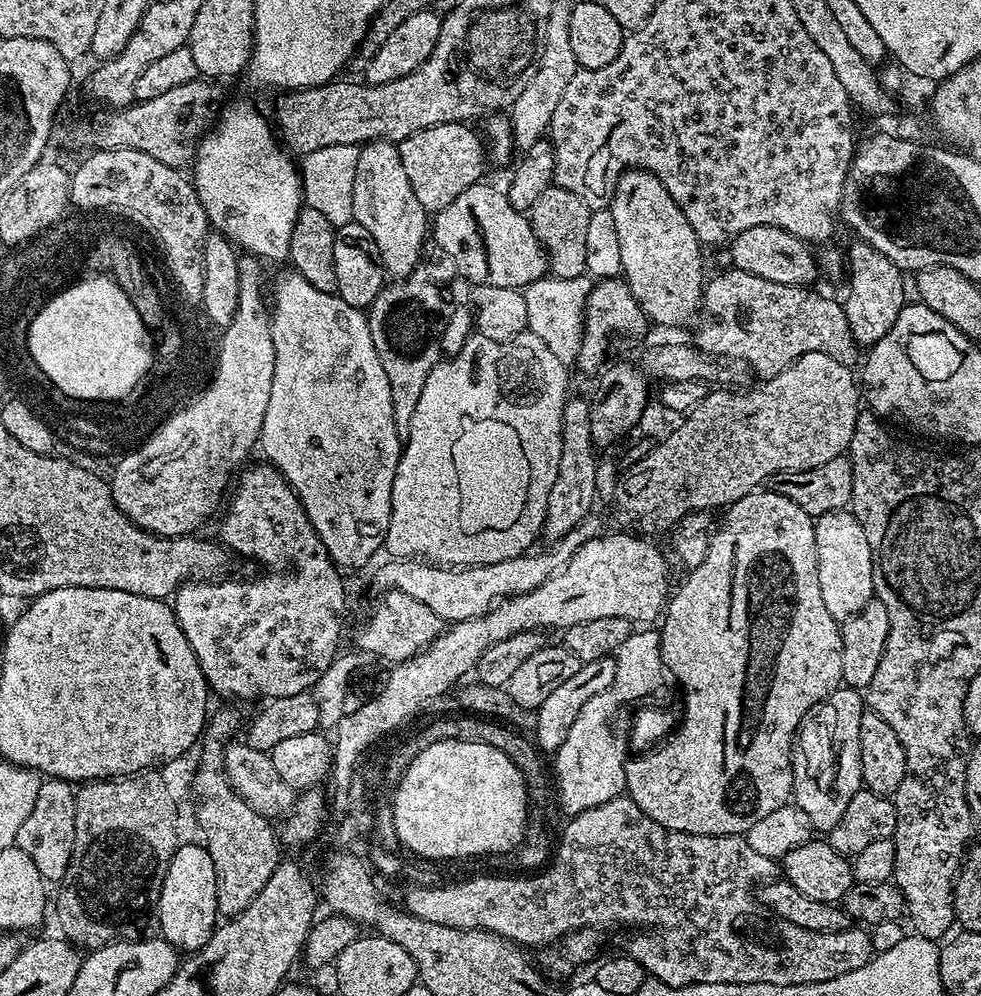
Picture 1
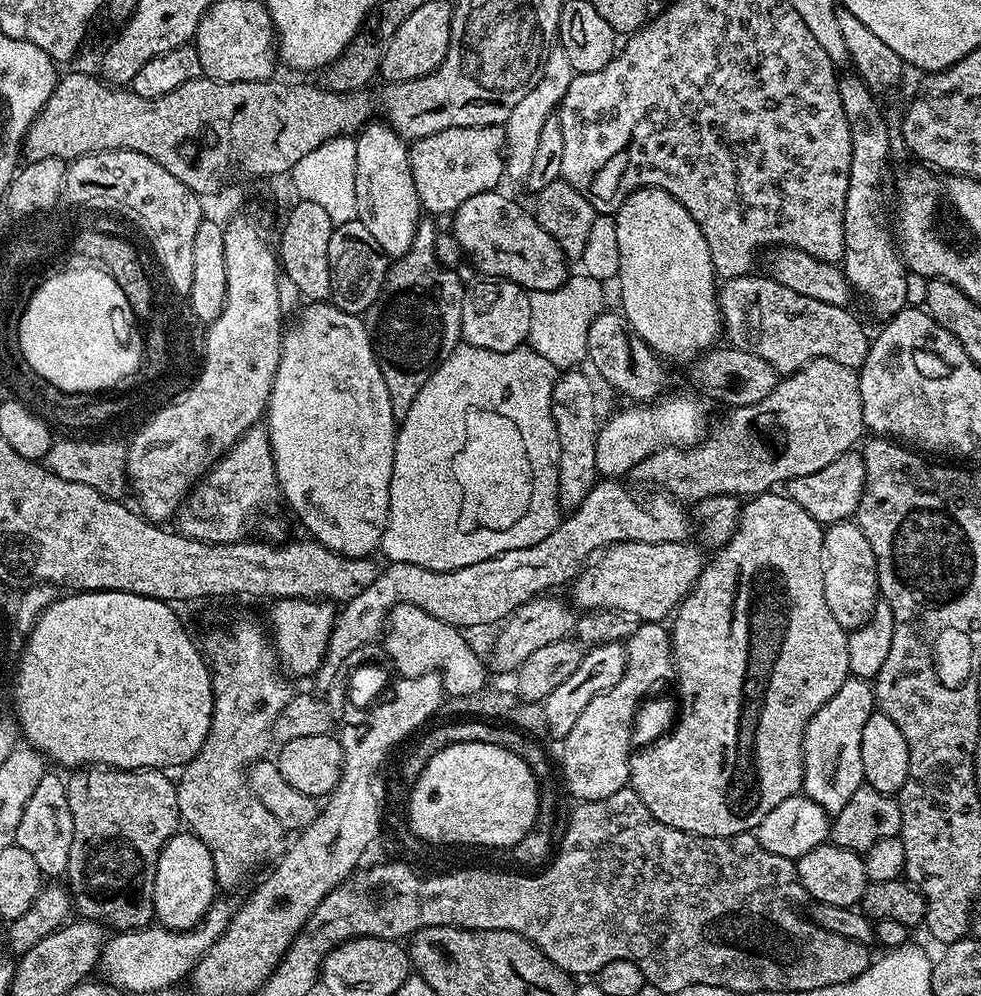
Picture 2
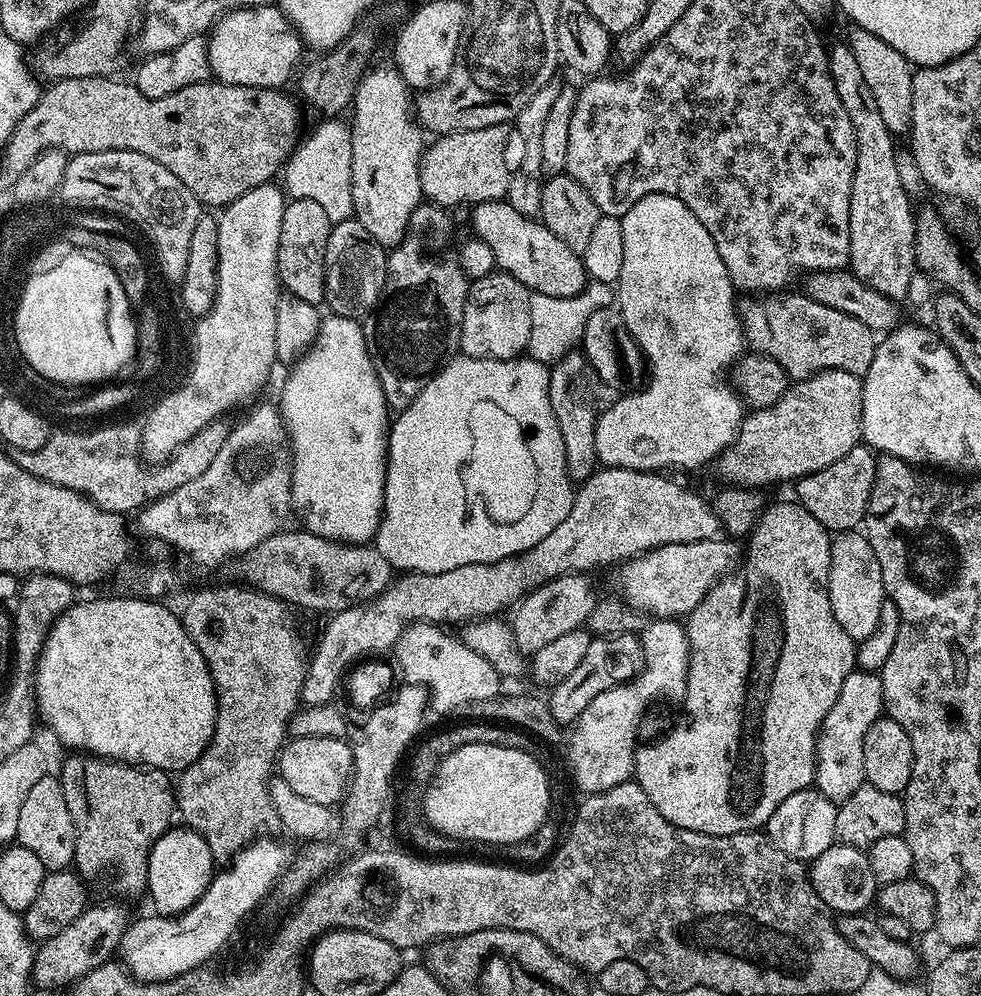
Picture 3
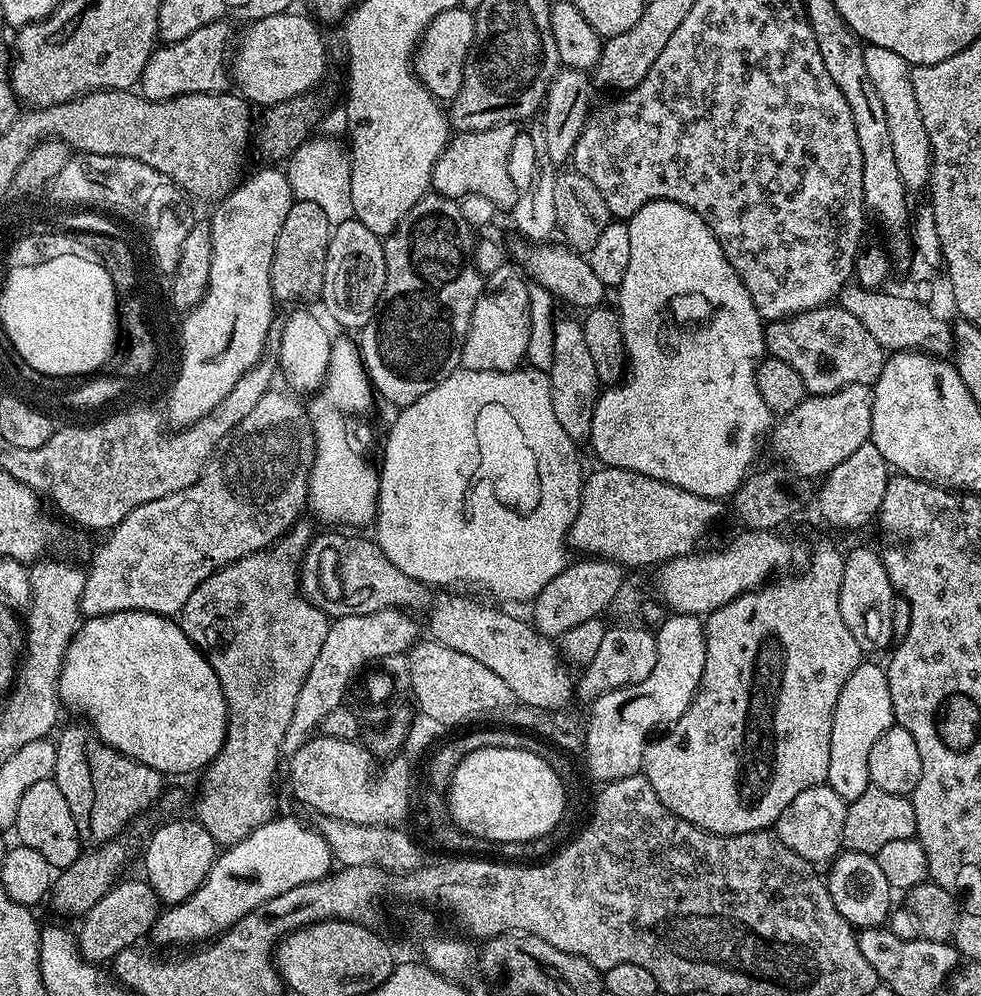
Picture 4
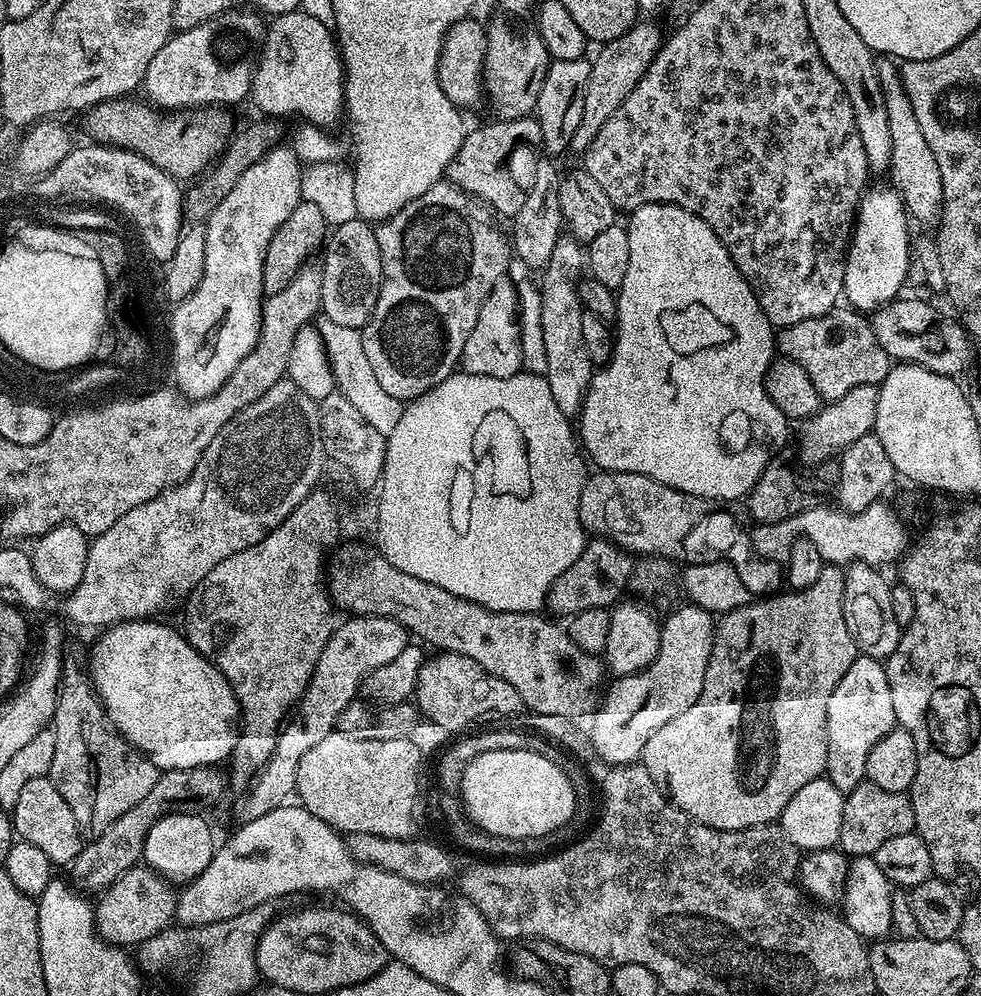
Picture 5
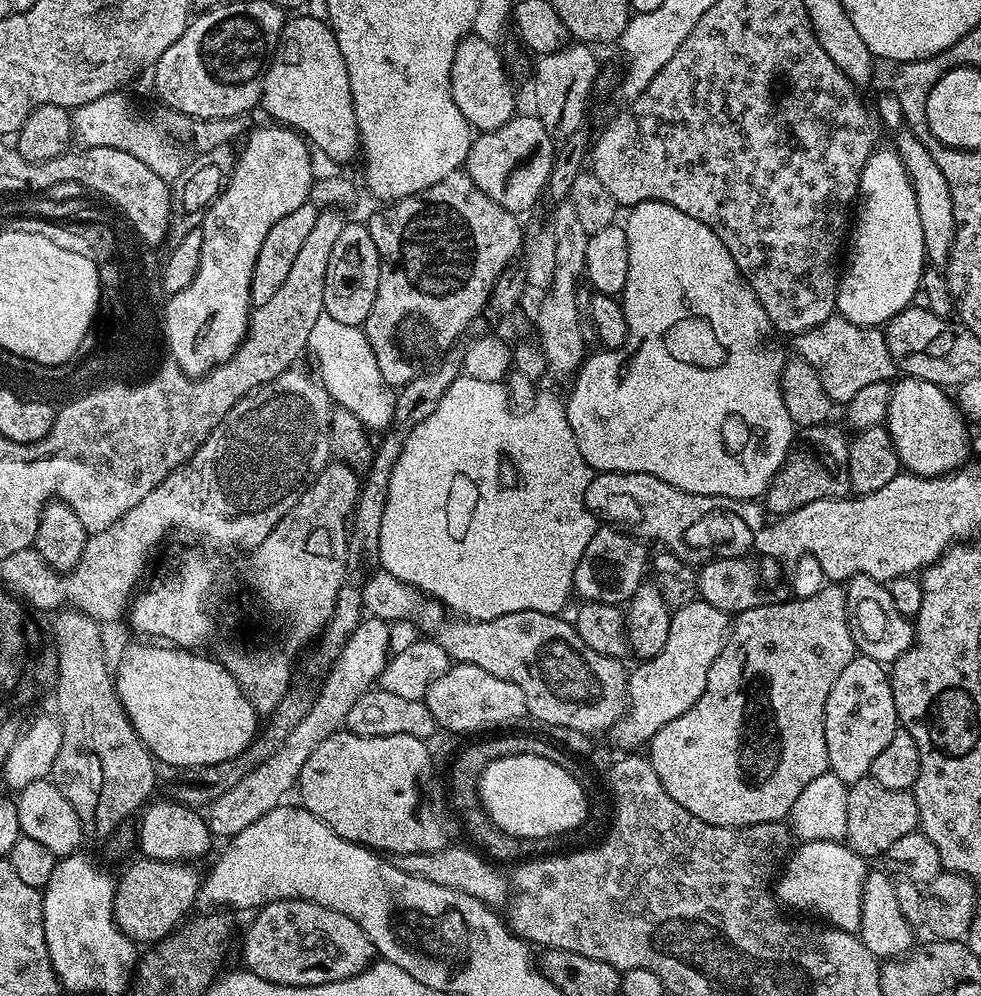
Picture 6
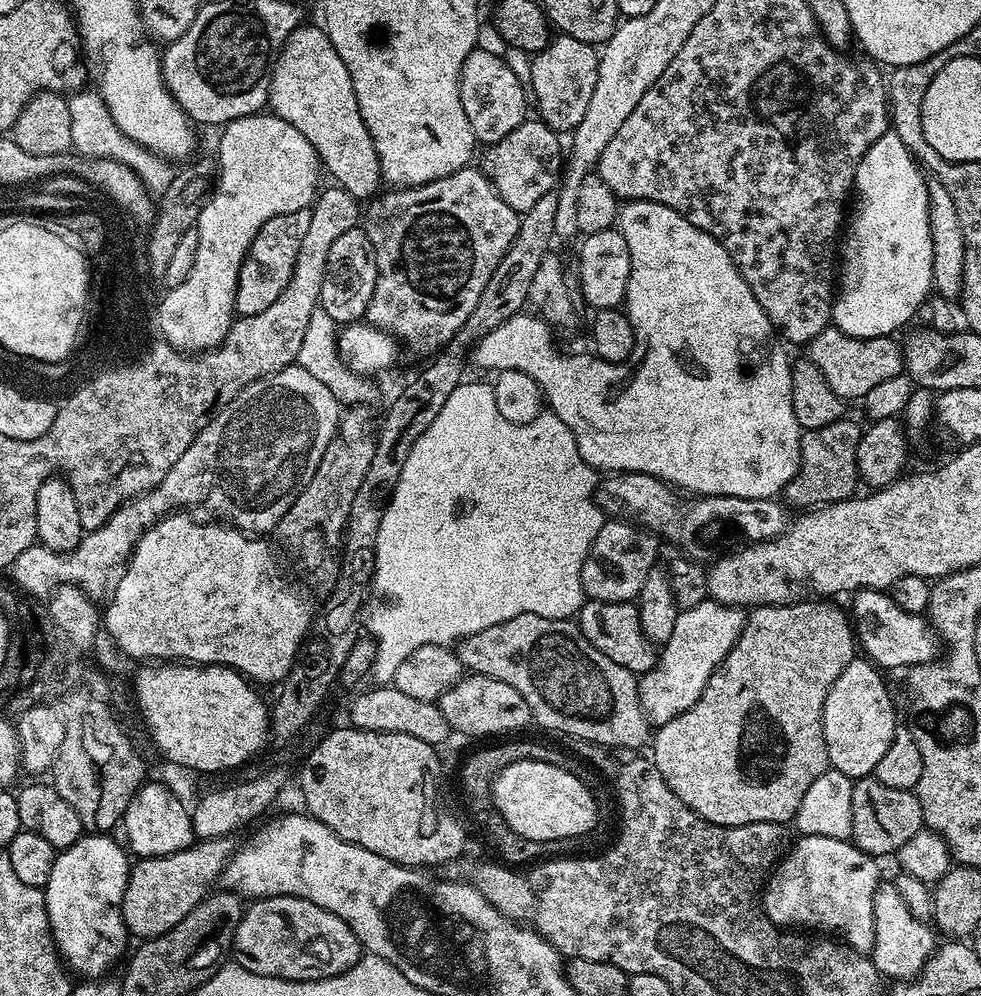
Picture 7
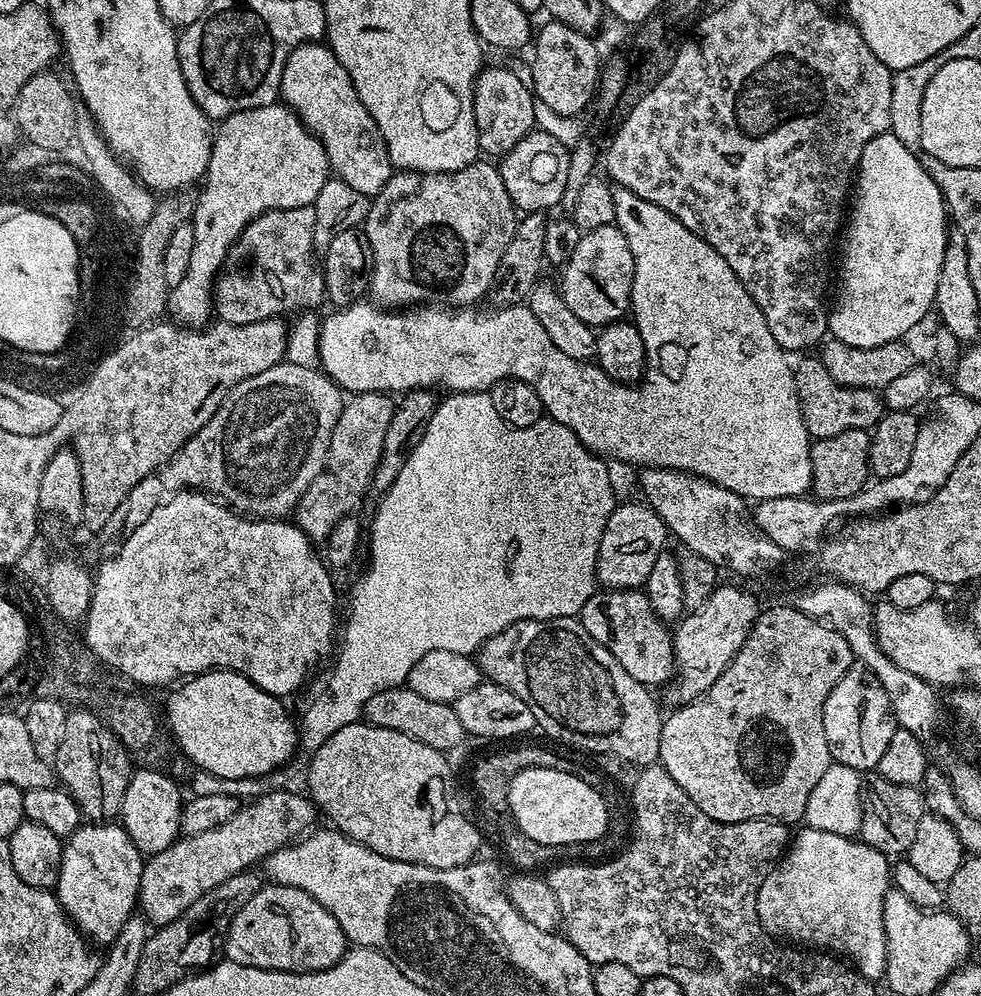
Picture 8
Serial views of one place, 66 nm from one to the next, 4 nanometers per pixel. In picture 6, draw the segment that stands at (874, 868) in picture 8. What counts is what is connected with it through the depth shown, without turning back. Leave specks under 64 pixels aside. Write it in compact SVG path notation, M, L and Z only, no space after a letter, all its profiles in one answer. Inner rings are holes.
M806 840L797 843L775 881L774 895L785 909L793 908L788 909L793 913L819 918L844 932L859 933L862 894L870 871L869 865L864 864L867 864L865 857L859 856L847 843L839 840Z

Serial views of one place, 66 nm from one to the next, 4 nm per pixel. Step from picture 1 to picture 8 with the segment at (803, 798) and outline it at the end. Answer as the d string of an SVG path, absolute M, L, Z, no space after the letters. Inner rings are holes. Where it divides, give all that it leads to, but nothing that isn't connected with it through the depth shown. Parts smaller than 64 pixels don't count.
M854 666L846 670L846 674L842 674L834 690L830 690L830 698L826 698L826 706L822 710L822 726L826 730L826 742L833 761L855 768L861 774L875 769L876 763L880 761L886 745L890 742L890 737L898 727L896 715L890 706L890 698L886 698L886 690L882 690L882 682L878 682L878 678L874 678L870 669L863 666Z

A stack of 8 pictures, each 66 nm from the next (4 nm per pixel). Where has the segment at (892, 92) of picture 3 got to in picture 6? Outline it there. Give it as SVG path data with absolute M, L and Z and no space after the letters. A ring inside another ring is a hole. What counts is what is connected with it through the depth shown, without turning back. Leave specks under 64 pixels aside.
M907 130L901 131L900 137L894 141L894 147L902 158L902 166L906 166L906 174L910 178L910 182L914 186L914 198L918 201L918 219L922 225L922 242L924 243L924 254L927 263L931 267L937 269L947 269L948 259L950 258L950 250L954 242L954 234L956 233L956 223L954 222L954 202L950 198L950 186L946 186L946 177L943 176L942 170L938 170L938 162L934 162L934 158L930 154L930 150L926 150L926 146L912 132Z

